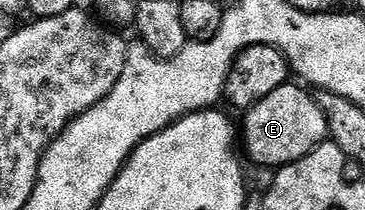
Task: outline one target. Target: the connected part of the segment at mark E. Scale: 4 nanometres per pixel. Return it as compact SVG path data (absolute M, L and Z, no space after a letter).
M293 81L285 83L279 89L275 89L275 93L263 97L263 101L244 112L243 151L261 167L285 167L288 163L299 161L299 157L307 157L311 149L315 149L329 138L323 109L319 109L316 98L304 86L301 88L296 85L301 86Z

